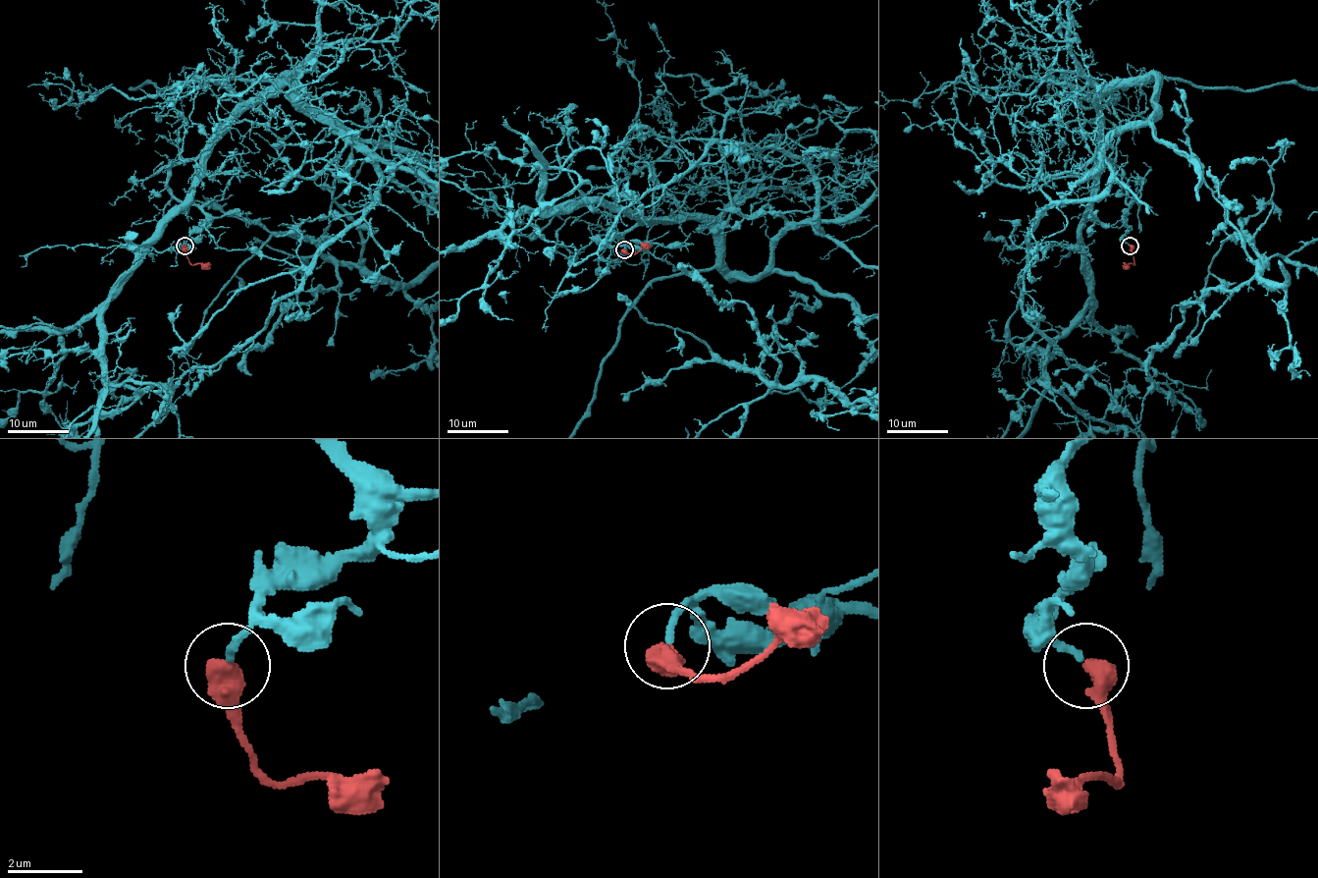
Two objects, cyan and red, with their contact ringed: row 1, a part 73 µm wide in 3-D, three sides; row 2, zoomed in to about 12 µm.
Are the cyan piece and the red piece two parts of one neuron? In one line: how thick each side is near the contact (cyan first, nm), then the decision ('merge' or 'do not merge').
170/700 nm | merge

